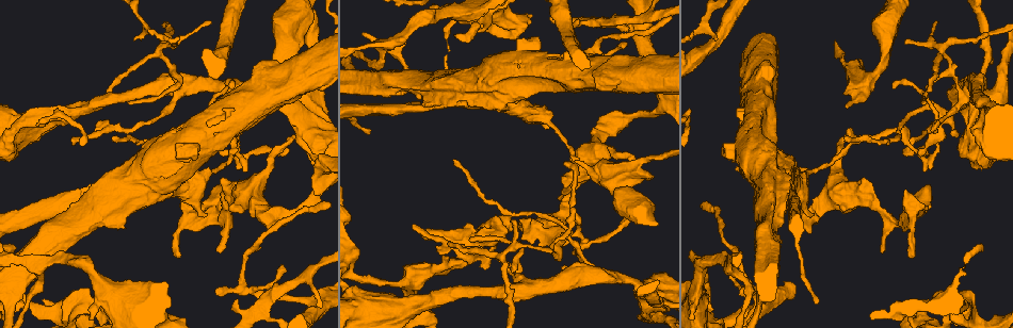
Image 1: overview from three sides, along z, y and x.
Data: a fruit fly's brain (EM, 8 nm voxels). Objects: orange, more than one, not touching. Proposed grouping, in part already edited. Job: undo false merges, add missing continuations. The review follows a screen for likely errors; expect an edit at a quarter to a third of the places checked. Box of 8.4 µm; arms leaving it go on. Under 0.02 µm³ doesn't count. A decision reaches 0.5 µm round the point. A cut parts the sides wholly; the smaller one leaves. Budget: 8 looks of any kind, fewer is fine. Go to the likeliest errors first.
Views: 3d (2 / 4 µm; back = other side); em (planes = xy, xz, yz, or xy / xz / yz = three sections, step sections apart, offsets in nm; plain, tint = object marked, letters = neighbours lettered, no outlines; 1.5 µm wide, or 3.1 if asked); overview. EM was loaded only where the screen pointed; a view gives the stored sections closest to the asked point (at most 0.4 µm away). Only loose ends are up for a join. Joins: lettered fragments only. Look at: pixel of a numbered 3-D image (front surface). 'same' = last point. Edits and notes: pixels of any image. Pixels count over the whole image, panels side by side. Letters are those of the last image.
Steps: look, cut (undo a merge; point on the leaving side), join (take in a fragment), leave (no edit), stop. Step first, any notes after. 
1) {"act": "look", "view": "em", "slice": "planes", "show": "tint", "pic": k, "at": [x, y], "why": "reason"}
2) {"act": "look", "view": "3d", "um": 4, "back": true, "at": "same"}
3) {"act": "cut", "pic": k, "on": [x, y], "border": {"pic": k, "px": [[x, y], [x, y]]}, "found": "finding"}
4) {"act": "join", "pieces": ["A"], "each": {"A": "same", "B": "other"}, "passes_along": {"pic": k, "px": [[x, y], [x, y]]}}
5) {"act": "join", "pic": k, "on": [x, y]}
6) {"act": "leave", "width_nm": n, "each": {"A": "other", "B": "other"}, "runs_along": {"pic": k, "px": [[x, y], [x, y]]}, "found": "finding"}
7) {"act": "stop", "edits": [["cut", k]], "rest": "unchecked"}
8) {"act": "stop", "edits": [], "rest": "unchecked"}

{"act": "look", "view": "3d", "um": 2, "pic": 1, "at": [293, 136], "why": "an open end"}

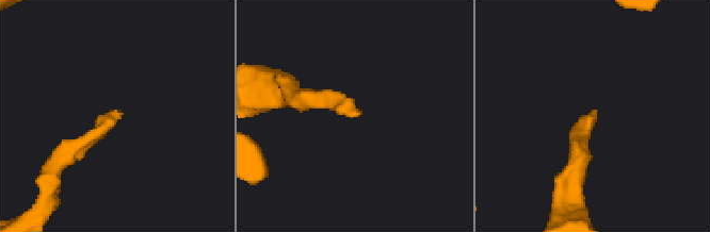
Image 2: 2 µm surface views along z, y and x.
{"act": "look", "view": "em", "slice": "planes", "show": "plain", "pic": 2, "at": [359, 111], "why": "need the tissue"}

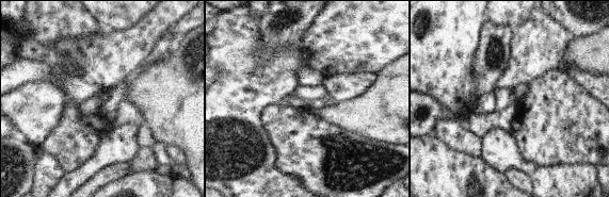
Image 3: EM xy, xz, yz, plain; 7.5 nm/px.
{"act": "look", "view": "em", "slice": "planes", "show": "letters", "at": "same", "why": "see the neighbours"}

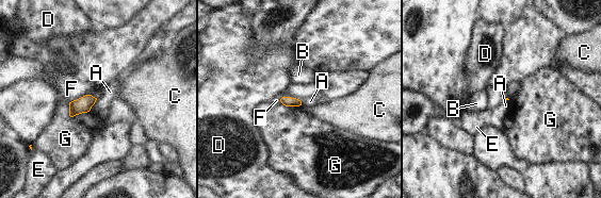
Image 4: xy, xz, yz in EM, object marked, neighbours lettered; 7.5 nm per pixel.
{"act": "leave", "each": {"A": "other", "B": "other", "C": "other", "D": "other", "E": "other", "F": "other", "G": "other"}, "border": {"pic": 4, "px": [[97, 98], [83, 95], [69, 102]]}, "found": "none of them fits"}

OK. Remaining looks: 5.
{"act": "look", "view": "em", "slice": "yz", "step": 4, "show": "letters", "pic": 1, "at": [863, 178], "why": "thick end"}

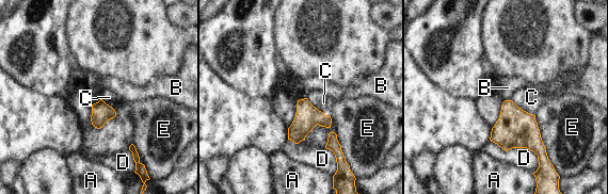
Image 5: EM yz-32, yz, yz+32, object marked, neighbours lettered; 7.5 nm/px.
{"act": "leave", "each": {"A": "other", "B": "other", "C": "other", "D": "other", "E": "other"}, "border": {"pic": 5, "px": [[505, 99], [511, 100]]}, "found": "no lettered fragment goes on from it"}

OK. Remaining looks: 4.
{"act": "look", "view": "3d", "um": 4, "pic": 1, "at": [559, 196], "why": "branch stops here"}

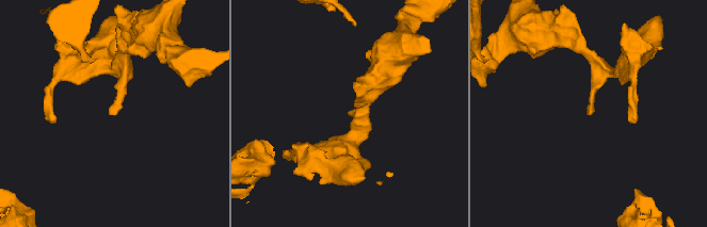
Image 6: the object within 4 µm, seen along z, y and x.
{"act": "look", "view": "em", "slice": "xz", "step": 8, "show": "letters", "pic": 6, "at": [110, 114]}

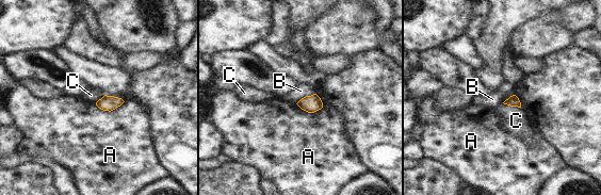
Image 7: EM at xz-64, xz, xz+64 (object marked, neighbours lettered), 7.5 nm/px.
{"act": "look", "view": "em", "slice": "planes", "show": "letters", "at": "same", "why": "cut it another way"}

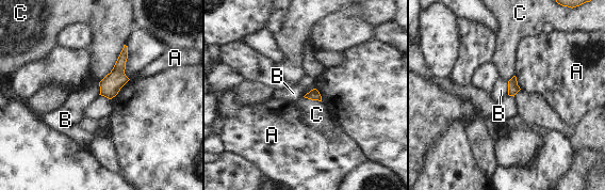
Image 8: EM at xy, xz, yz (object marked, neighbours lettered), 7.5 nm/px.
{"act": "leave", "each": {"A": "other", "B": "other", "C": "other"}, "border": {"pic": 8, "px": [[98, 82], [99, 94]]}, "found": "no lettered fragment goes on from it"}

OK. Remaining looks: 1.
{"act": "stop", "edits": [], "rest": "unchecked"}

